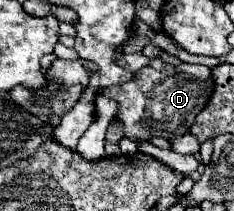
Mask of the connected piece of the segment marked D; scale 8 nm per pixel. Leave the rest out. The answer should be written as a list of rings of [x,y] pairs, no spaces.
[[[181,63],[177,67],[167,65],[163,71],[143,67],[141,71],[135,73],[131,81],[107,87],[99,93],[119,103],[117,117],[125,125],[125,137],[131,137],[135,141],[149,137],[173,139],[187,133],[195,117],[209,103],[209,97],[213,93],[213,79],[211,69],[203,65],[187,65],[187,63]]]

